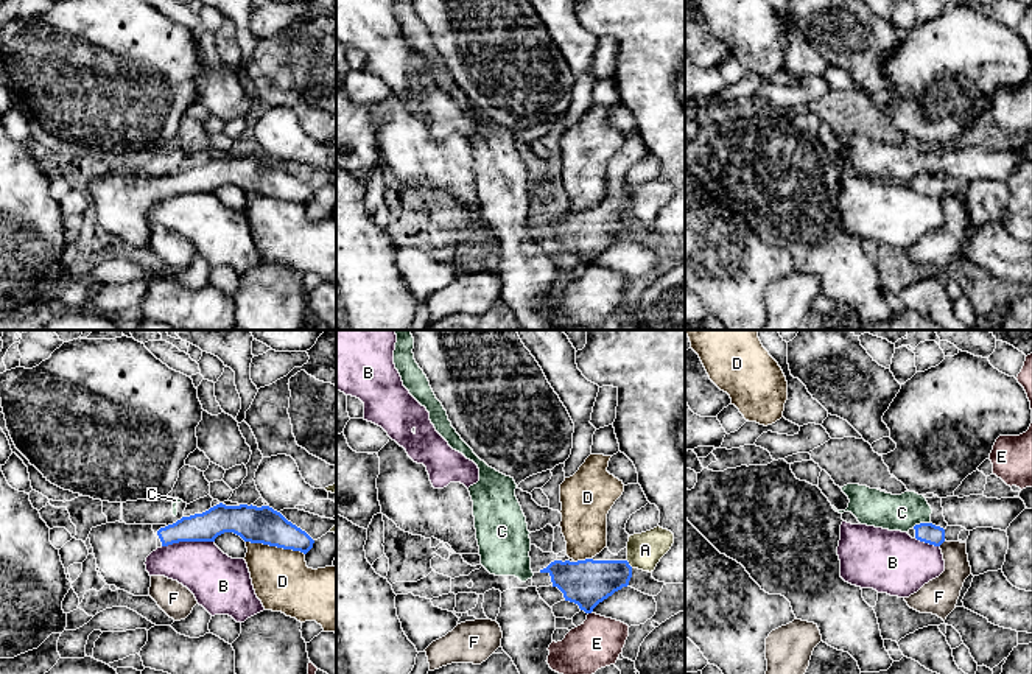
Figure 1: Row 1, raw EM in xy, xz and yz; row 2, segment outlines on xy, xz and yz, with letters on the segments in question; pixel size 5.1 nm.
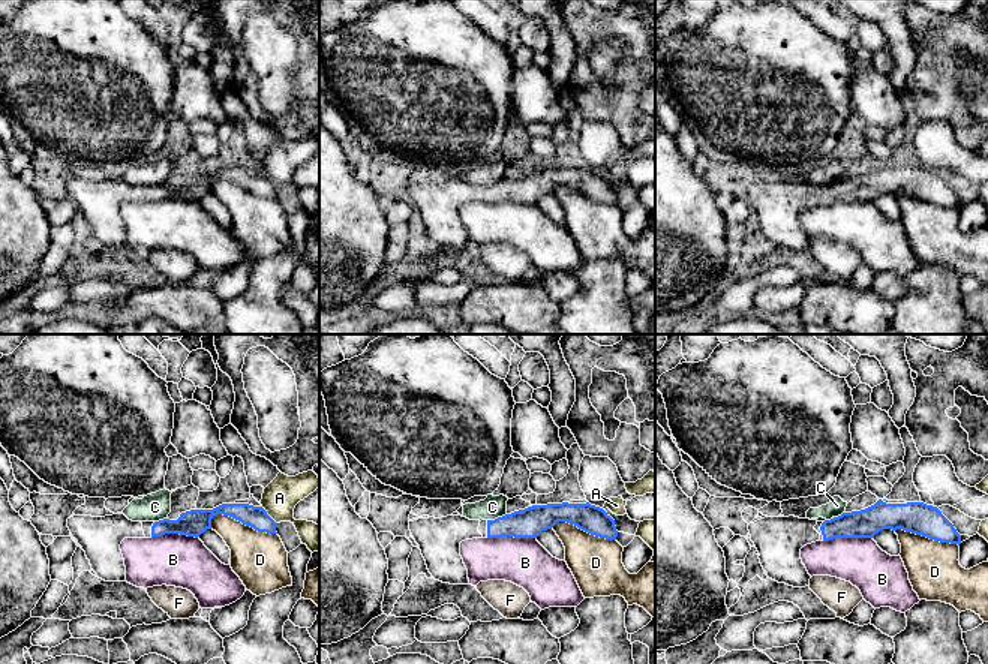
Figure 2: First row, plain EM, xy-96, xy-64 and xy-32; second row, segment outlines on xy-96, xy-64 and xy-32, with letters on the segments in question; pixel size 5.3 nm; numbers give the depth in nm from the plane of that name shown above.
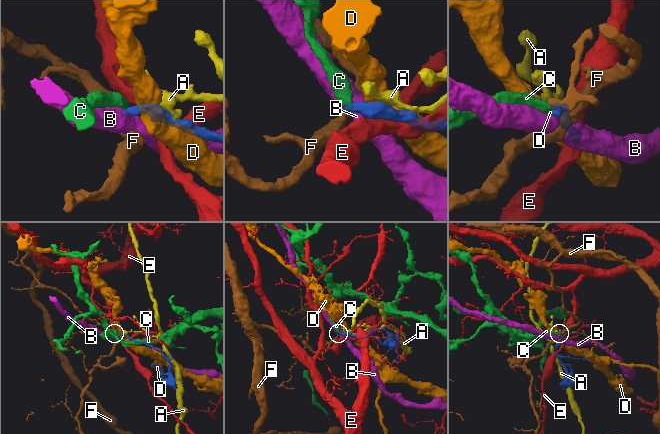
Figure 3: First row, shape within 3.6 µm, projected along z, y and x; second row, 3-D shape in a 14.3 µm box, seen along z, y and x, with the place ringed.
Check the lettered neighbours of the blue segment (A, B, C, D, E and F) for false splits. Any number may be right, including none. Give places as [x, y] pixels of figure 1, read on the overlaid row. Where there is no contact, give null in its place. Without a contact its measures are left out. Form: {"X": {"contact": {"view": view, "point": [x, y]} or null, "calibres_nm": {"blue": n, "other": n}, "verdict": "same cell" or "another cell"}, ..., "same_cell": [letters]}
{"A": {"contact": {"view": "xz", "point": [628, 564]}, "calibres_nm": {"blue": 240, "other": 180}, "verdict": "another cell"}, "B": {"contact": {"view": "xy", "point": [187, 540]}, "calibres_nm": {"blue": 150, "other": 280}, "verdict": "another cell"}, "C": {"contact": {"view": "yz", "point": [920, 523]}, "calibres_nm": {"blue": 110, "other": 190}, "verdict": "another cell"}, "D": {"contact": {"view": "xy", "point": [276, 545]}, "calibres_nm": {"blue": 190, "other": 300}, "verdict": "another cell"}, "E": {"contact": {"view": "xz", "point": [590, 612]}, "calibres_nm": {"blue": 240, "other": 260}, "verdict": "another cell"}, "F": {"contact": {"view": "yz", "point": [942, 542]}, "calibres_nm": {"blue": 110, "other": 160}, "verdict": "another cell"}, "same_cell": []}

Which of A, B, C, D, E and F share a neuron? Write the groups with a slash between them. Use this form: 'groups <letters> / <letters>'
groups A / B / C / D / E / F

